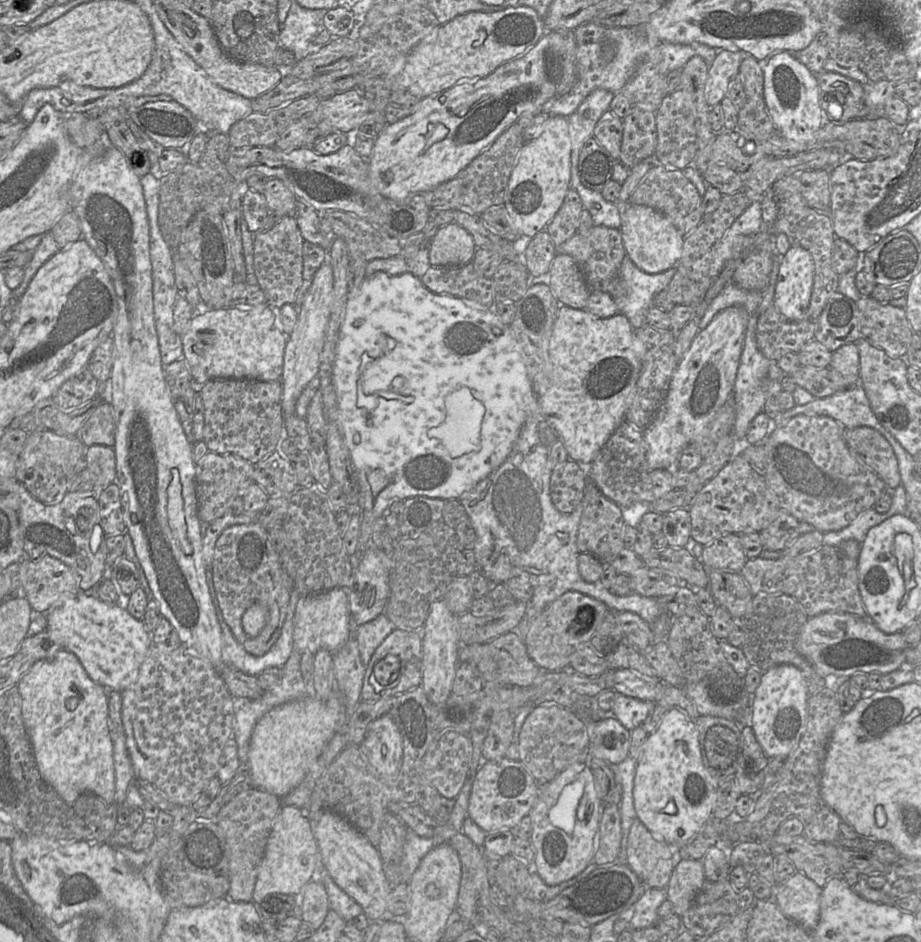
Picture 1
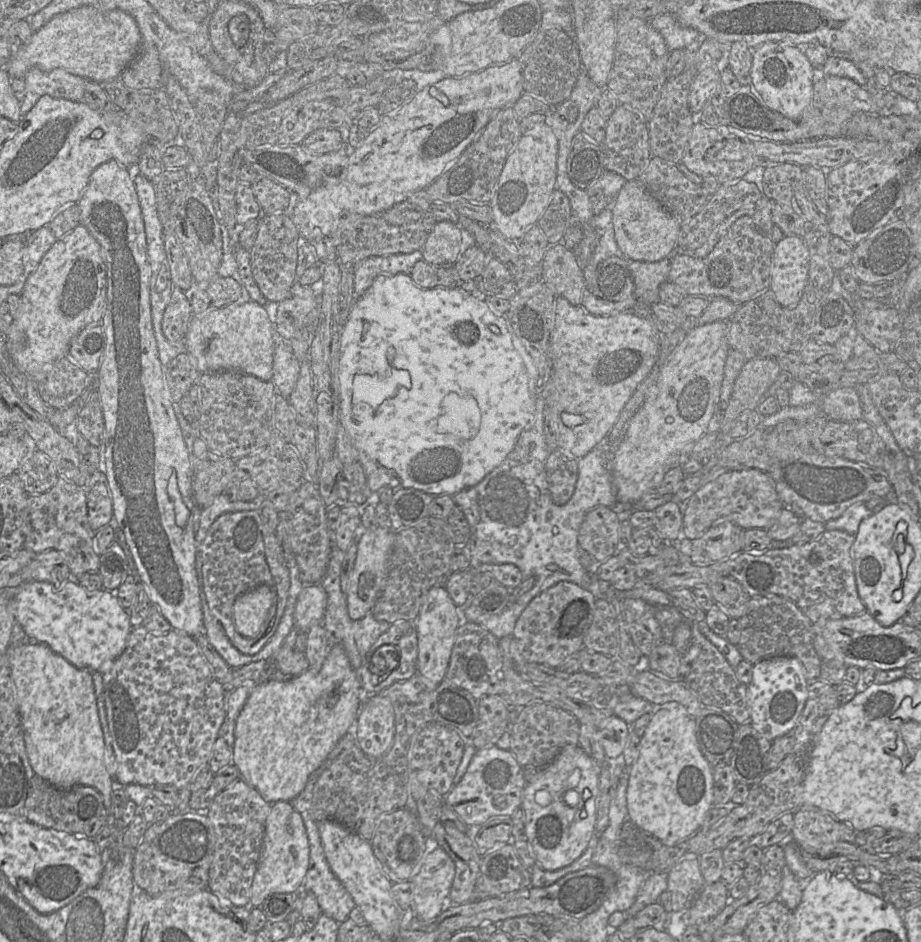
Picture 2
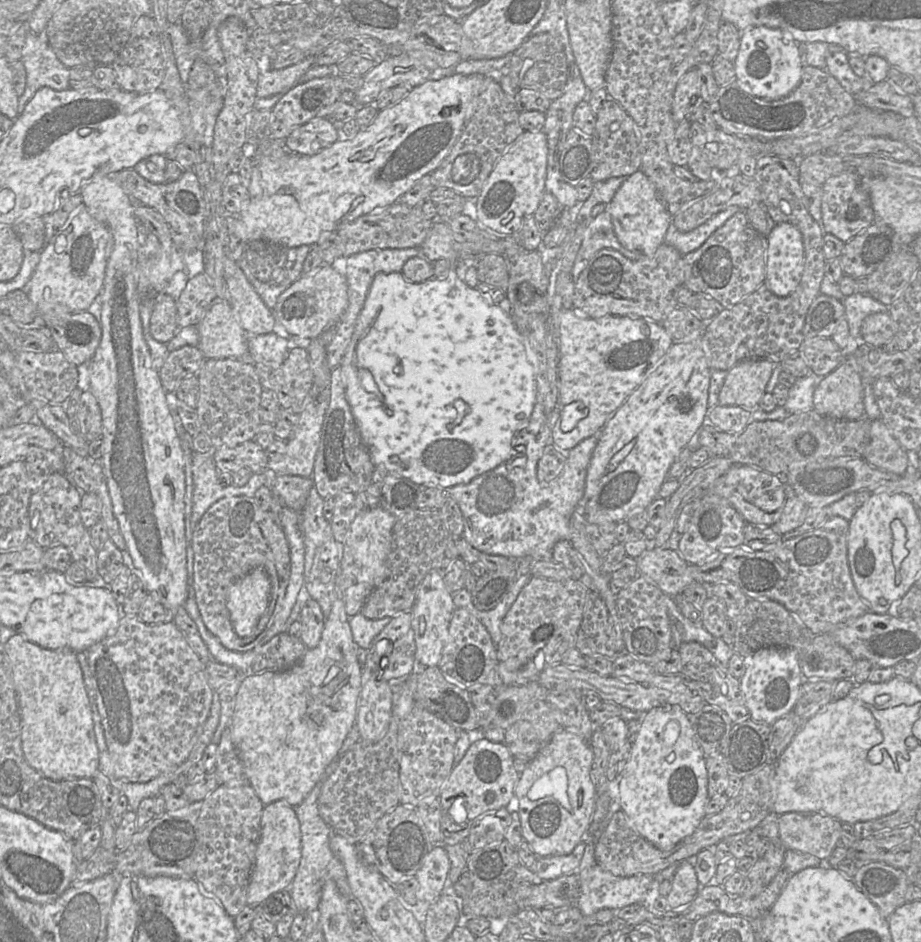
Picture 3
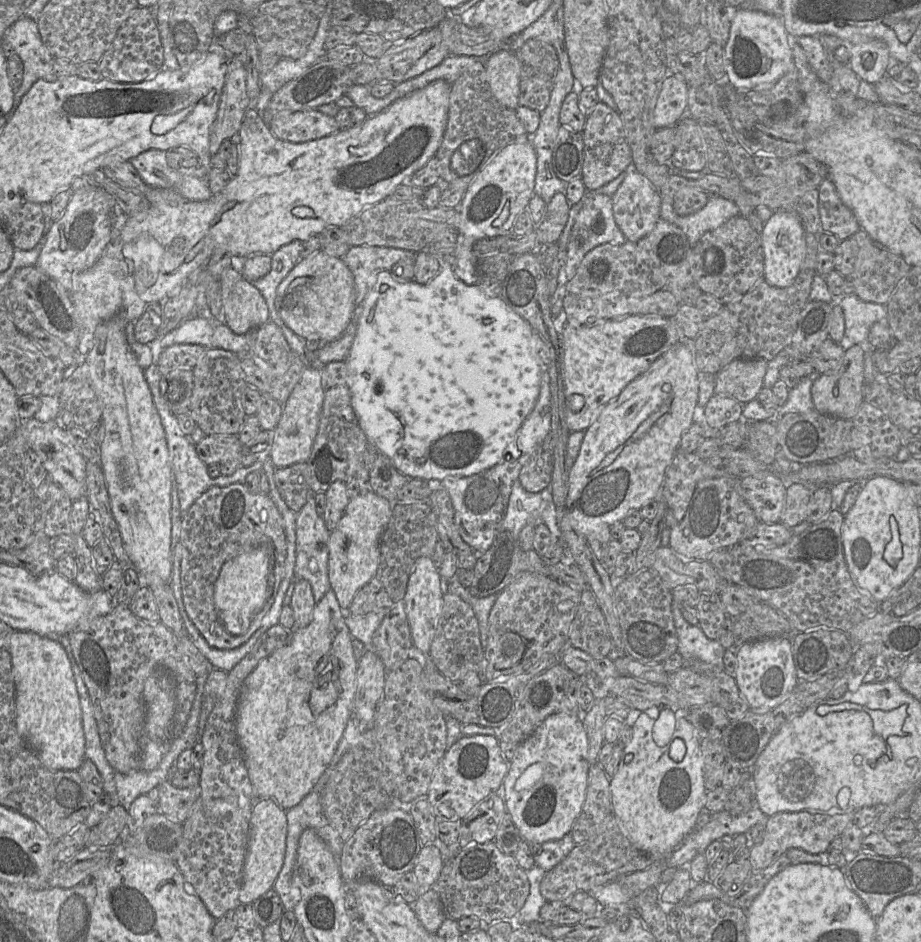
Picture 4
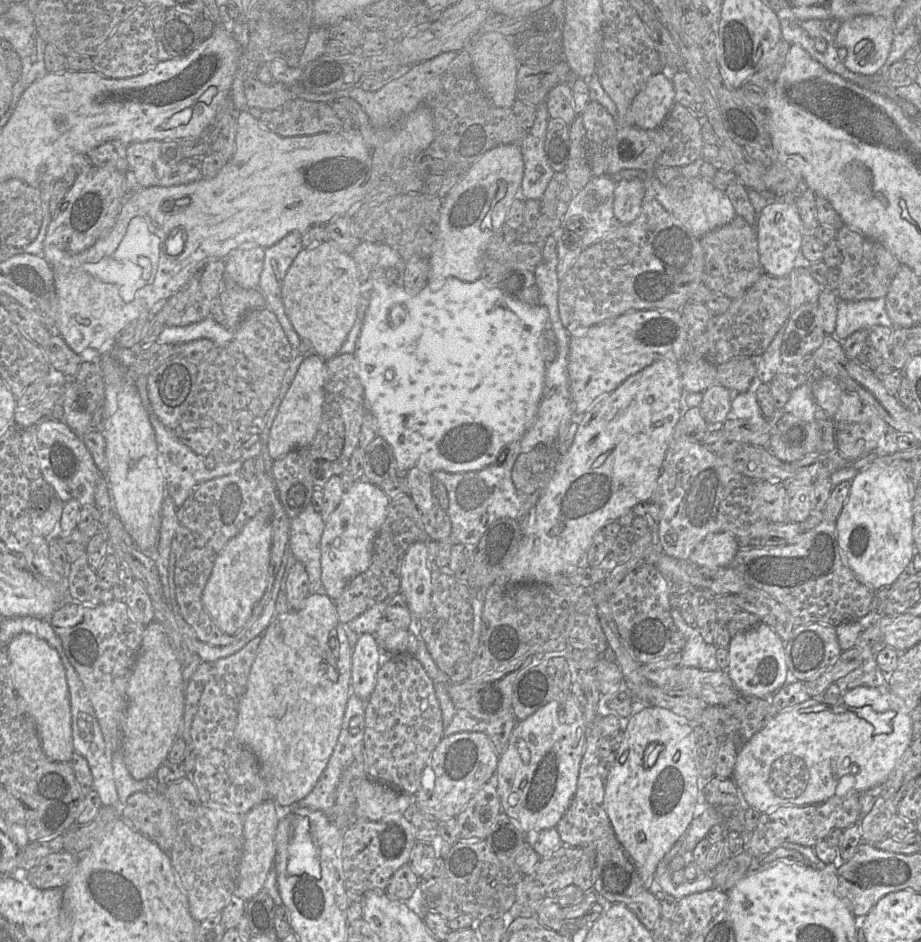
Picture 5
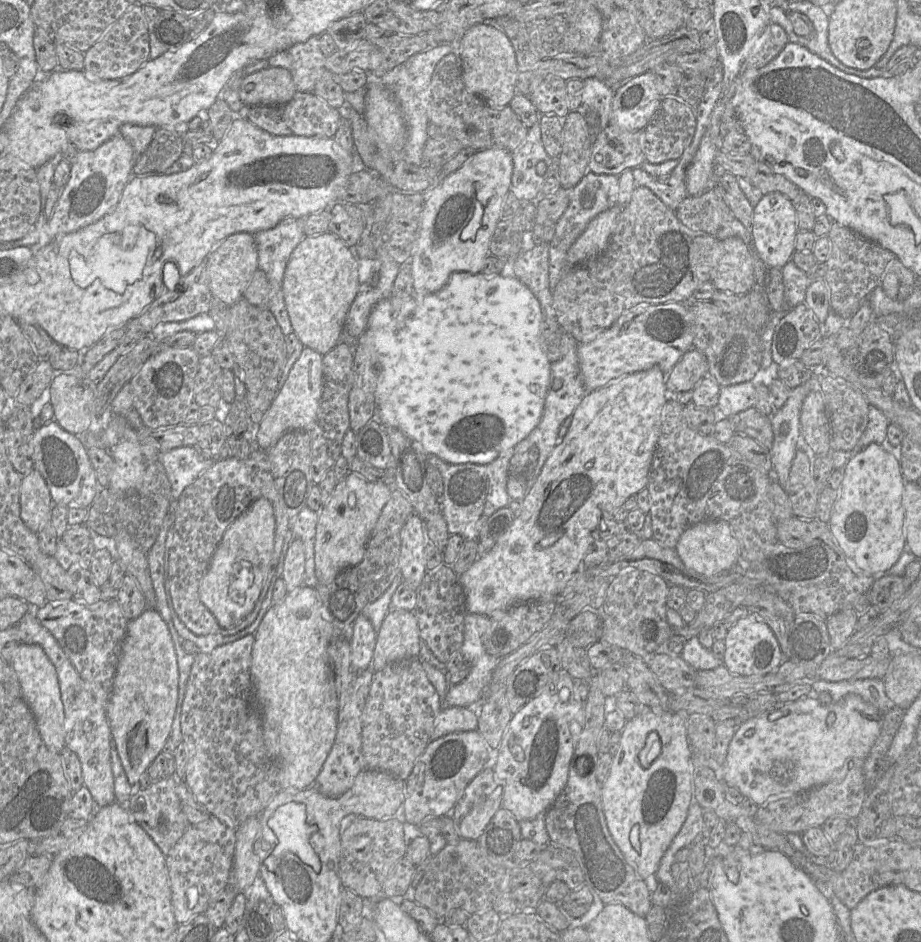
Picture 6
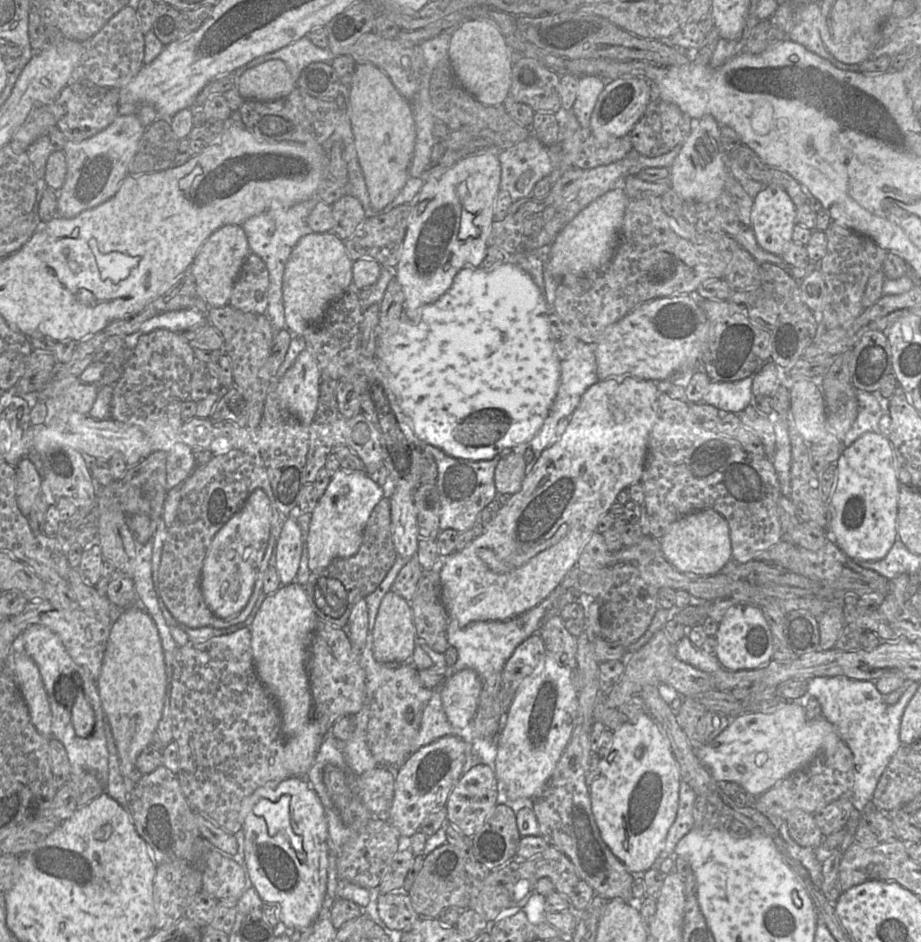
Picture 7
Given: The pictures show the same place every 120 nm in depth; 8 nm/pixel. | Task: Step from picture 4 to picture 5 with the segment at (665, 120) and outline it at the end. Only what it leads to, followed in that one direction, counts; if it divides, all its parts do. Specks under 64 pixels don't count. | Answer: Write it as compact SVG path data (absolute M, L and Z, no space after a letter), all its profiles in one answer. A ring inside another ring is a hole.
M669 75L651 76L631 104L633 125L645 130L658 129L676 103Z

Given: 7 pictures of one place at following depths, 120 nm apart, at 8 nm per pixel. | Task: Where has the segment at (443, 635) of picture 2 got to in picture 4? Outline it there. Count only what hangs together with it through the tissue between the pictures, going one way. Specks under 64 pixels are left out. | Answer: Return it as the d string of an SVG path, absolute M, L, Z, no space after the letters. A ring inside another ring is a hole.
M430 557L419 558L409 577L403 599L406 616L411 629L414 648L424 655L429 655L432 640L443 609L445 581L439 575Z

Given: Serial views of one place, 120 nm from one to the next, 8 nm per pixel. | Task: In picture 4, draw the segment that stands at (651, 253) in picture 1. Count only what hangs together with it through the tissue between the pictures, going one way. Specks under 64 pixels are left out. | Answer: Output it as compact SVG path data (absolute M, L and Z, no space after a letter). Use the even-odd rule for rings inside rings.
M637 170L628 172L612 196L615 222L628 241L647 236L661 218L662 197Z

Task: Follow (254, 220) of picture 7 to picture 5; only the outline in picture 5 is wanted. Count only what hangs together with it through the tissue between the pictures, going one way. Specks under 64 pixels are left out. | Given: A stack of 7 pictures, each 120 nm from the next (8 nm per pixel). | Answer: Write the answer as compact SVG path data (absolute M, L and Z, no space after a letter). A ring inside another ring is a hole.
M291 232L276 244L264 248L264 263L258 284L266 306L275 314L293 350L297 350L301 338L285 312L282 285L292 262L303 249L301 239L302 234Z

